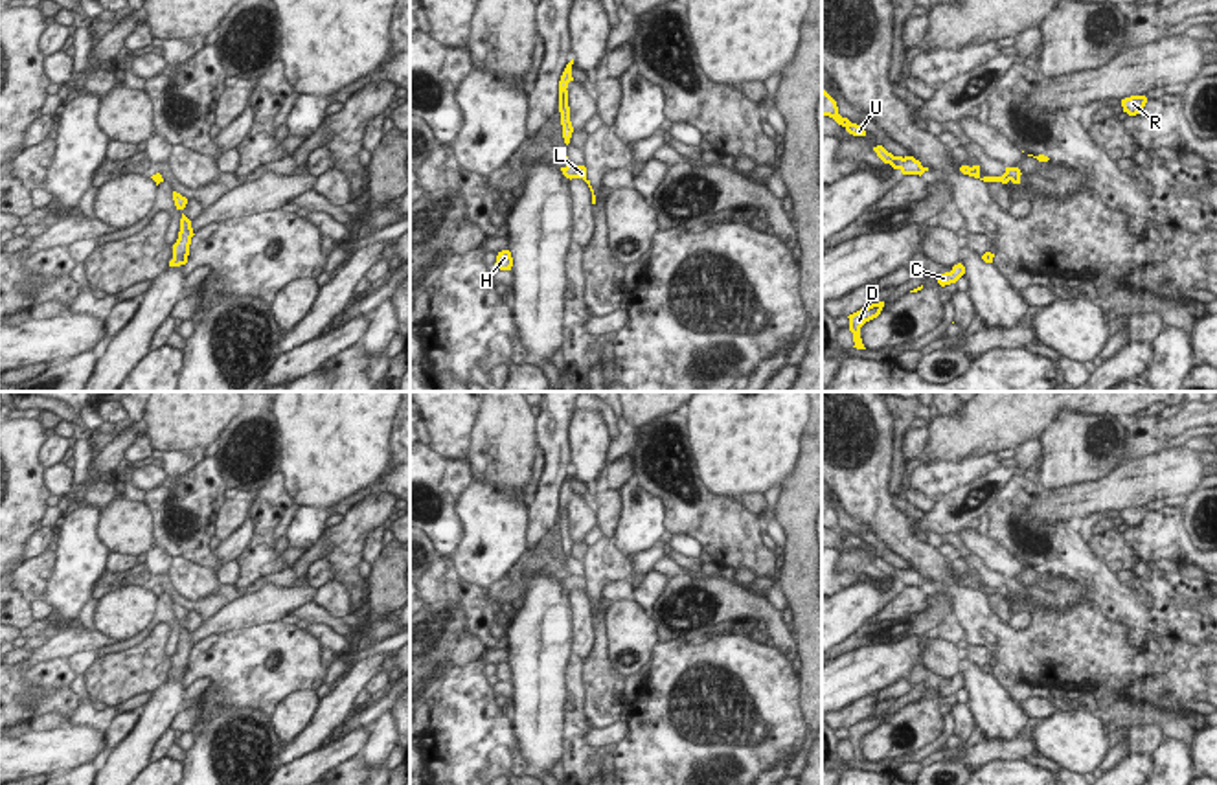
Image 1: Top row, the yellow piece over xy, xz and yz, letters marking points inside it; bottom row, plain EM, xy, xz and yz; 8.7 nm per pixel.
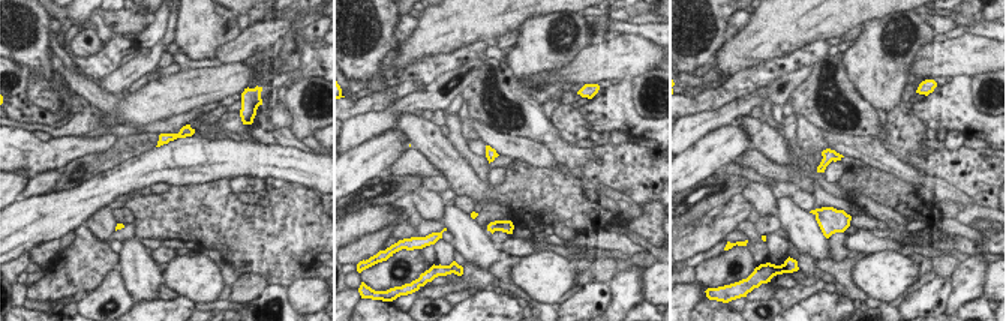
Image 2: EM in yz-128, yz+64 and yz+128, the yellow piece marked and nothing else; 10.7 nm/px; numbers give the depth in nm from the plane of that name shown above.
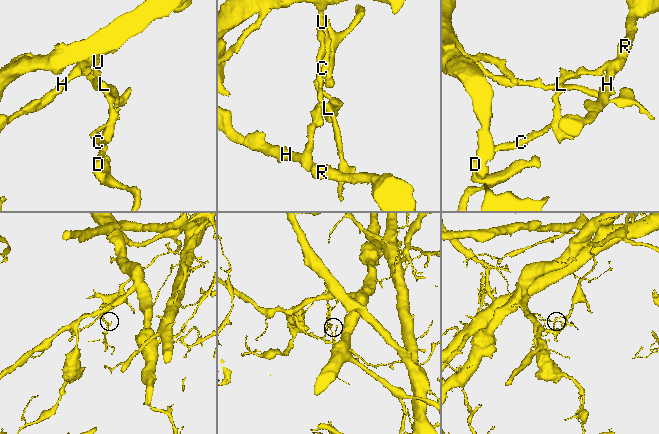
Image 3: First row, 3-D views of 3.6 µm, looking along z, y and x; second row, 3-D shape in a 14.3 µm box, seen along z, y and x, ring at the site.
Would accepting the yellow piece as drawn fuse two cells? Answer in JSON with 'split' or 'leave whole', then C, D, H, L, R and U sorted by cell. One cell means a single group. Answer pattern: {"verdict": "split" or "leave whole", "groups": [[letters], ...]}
{"verdict": "split", "groups": [["C", "D", "H", "L", "R"], ["U"]]}

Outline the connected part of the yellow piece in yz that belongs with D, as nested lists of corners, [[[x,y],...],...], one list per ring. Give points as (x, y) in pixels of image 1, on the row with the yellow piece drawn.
[[[884,301],[871,303],[871,305],[868,305],[868,307],[847,316],[849,318],[849,331],[853,333],[853,342],[855,342],[853,347],[866,349],[864,344],[862,344],[862,338],[860,338],[860,327],[866,322],[877,318],[881,314],[882,307],[884,307]]]

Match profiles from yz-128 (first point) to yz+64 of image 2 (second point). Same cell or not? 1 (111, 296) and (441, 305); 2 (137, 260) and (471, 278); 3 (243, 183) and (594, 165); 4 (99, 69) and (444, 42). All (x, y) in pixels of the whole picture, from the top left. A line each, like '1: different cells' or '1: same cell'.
1: same cell
2: different cells
3: same cell
4: different cells

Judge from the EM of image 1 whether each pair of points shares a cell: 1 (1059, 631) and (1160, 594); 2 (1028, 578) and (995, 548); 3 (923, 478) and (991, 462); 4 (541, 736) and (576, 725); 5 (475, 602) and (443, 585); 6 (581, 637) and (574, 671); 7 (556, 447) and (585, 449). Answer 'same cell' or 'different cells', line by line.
1: different cells
2: same cell
3: same cell
4: different cells
5: same cell
6: different cells
7: different cells

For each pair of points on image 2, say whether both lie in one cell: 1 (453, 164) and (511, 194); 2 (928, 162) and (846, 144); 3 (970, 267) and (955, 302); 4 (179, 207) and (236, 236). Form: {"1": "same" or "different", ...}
{"1": "same", "2": "different", "3": "same", "4": "same"}

